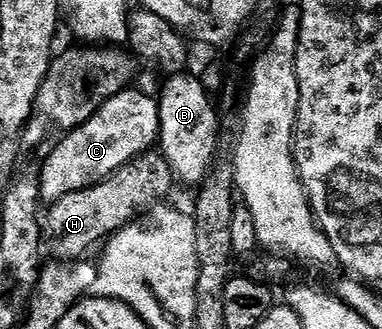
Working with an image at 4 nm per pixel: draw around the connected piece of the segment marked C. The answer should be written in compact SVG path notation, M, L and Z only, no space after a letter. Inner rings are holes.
M124 90L102 101L79 128L72 128L59 145L52 147L42 161L40 194L50 202L77 190L108 180L121 166L143 152L150 152L159 139L159 101L154 95Z

